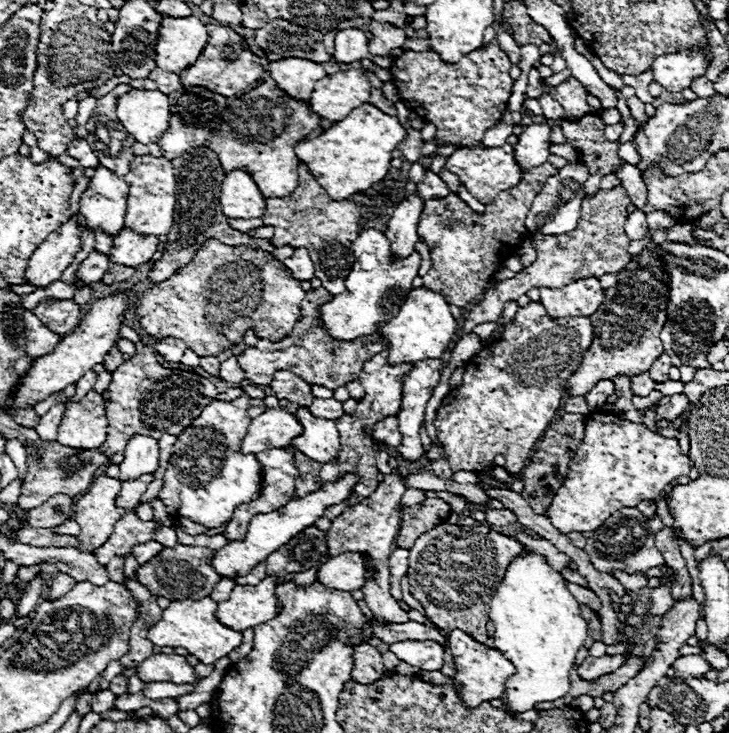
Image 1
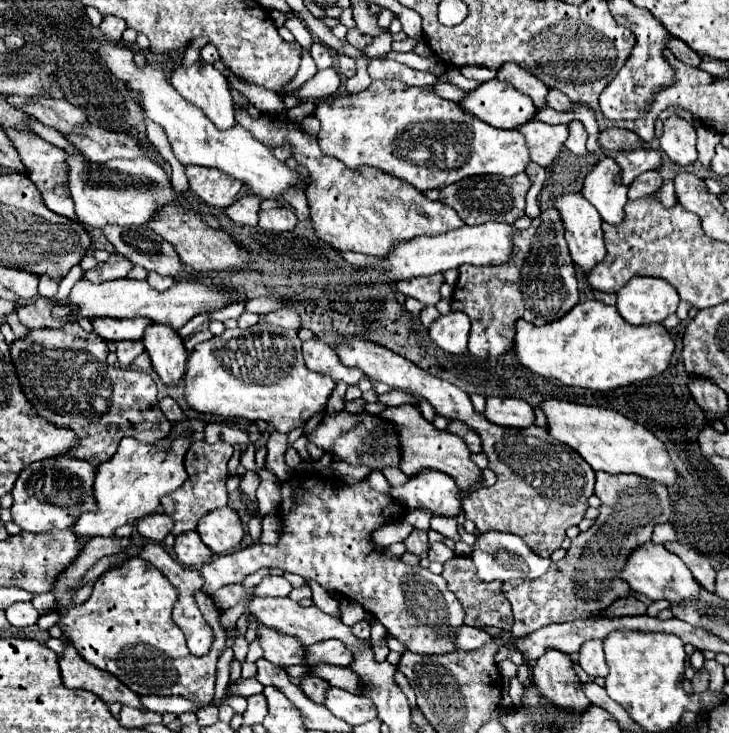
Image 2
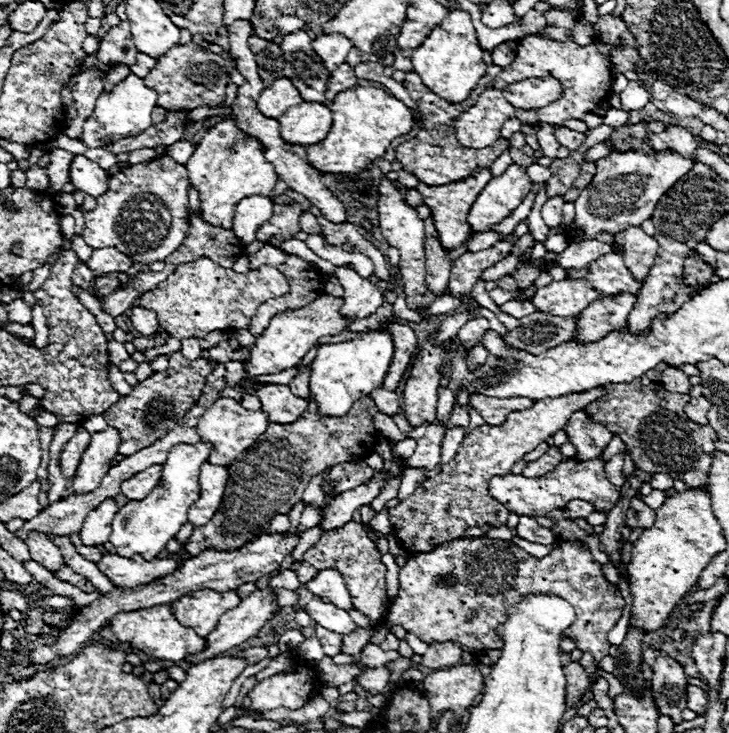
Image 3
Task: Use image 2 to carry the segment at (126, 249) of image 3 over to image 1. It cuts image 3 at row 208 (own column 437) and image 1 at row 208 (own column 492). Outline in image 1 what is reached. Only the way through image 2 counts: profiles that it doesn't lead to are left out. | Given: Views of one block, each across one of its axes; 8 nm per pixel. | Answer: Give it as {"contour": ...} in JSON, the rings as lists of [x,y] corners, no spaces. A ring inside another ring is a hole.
{"contour":[[[136,156],[136,160],[132,162],[132,172],[124,180],[130,184],[128,216],[124,226],[150,236],[168,234],[172,228],[172,216],[176,206],[176,178],[172,162],[156,156]]]}

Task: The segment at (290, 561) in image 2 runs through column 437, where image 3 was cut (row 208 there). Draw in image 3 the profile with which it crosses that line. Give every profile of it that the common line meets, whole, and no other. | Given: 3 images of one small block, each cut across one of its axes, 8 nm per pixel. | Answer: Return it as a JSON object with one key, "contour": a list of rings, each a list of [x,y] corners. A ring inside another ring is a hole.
{"contour":[[[630,150],[624,154],[608,154],[606,158],[600,158],[596,162],[596,176],[574,202],[576,216],[566,236],[568,244],[594,240],[600,232],[608,232],[614,236],[616,232],[624,232],[624,228],[632,224],[650,220],[660,196],[688,170],[692,170],[692,166],[692,160],[668,150],[660,150],[656,156],[646,156],[642,152]]]}

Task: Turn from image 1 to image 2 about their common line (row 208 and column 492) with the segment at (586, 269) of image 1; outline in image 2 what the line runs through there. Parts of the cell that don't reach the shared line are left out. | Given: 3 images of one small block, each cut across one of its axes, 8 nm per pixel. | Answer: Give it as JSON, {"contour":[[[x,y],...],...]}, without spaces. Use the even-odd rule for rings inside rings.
{"contour":[[[454,556],[444,564],[442,572],[448,582],[448,590],[460,600],[464,608],[464,624],[466,626],[496,626],[496,628],[512,628],[512,606],[502,592],[502,582],[484,582],[476,576],[476,566],[470,556]]]}

